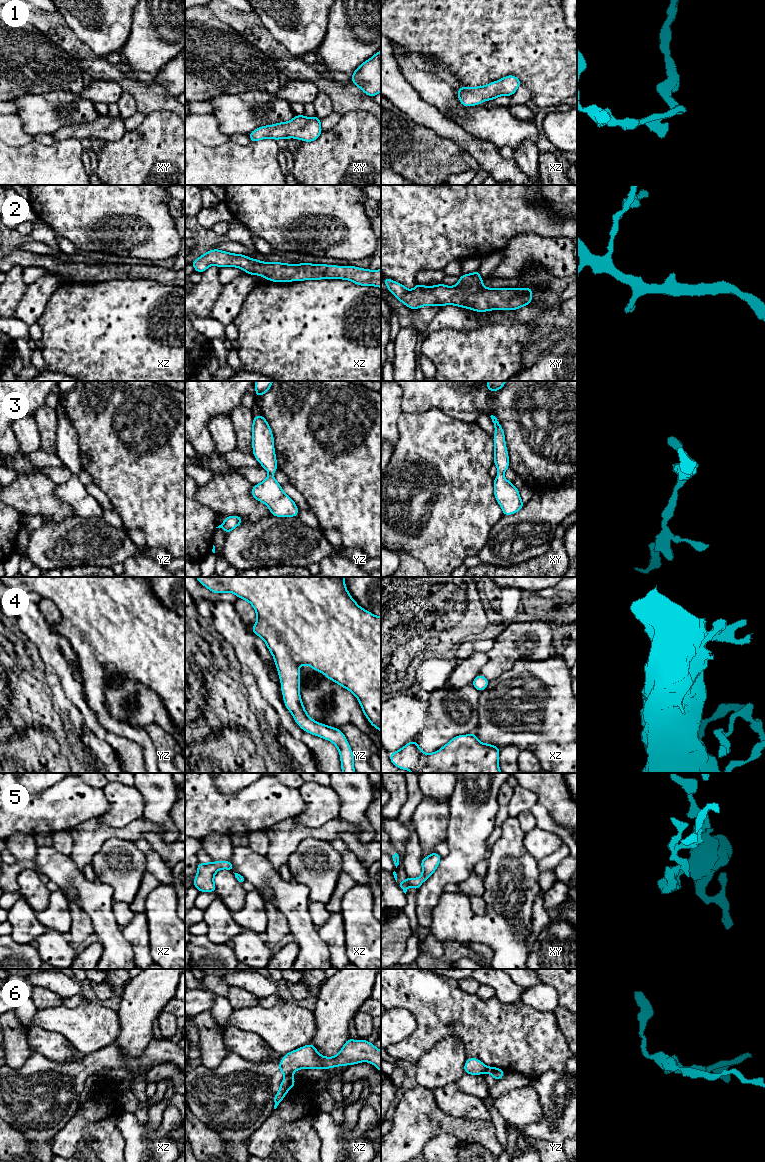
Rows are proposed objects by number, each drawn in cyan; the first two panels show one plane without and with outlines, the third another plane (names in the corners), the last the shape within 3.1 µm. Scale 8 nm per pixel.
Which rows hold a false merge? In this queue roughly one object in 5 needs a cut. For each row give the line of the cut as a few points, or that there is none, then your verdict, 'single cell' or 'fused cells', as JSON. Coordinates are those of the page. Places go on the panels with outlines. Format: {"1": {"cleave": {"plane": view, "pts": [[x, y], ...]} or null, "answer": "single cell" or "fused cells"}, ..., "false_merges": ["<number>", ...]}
{"1": {"cleave": null, "answer": "single cell"}, "2": {"cleave": null, "answer": "single cell"}, "3": {"cleave": null, "answer": "single cell"}, "4": {"cleave": null, "answer": "single cell"}, "5": {"cleave": null, "answer": "single cell"}, "6": {"cleave": {"plane": "xz", "pts": [[291, 1074], [285, 1076]]}, "answer": "fused cells"}, "false_merges": ["6"]}

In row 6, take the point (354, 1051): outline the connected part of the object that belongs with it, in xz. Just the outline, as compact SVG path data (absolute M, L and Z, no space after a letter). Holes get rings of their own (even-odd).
M349 1038L334 1057L322 1056L310 1043L286 1053L282 1061L278 1063L278 1067L287 1076L293 1075L298 1069L328 1069L354 1065L363 1061L373 1064L381 1073L381 1051L366 1040L352 1040Z

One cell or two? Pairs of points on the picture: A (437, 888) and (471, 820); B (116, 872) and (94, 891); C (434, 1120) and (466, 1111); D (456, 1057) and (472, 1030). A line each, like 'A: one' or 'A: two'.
A: one
B: two
C: two
D: two

